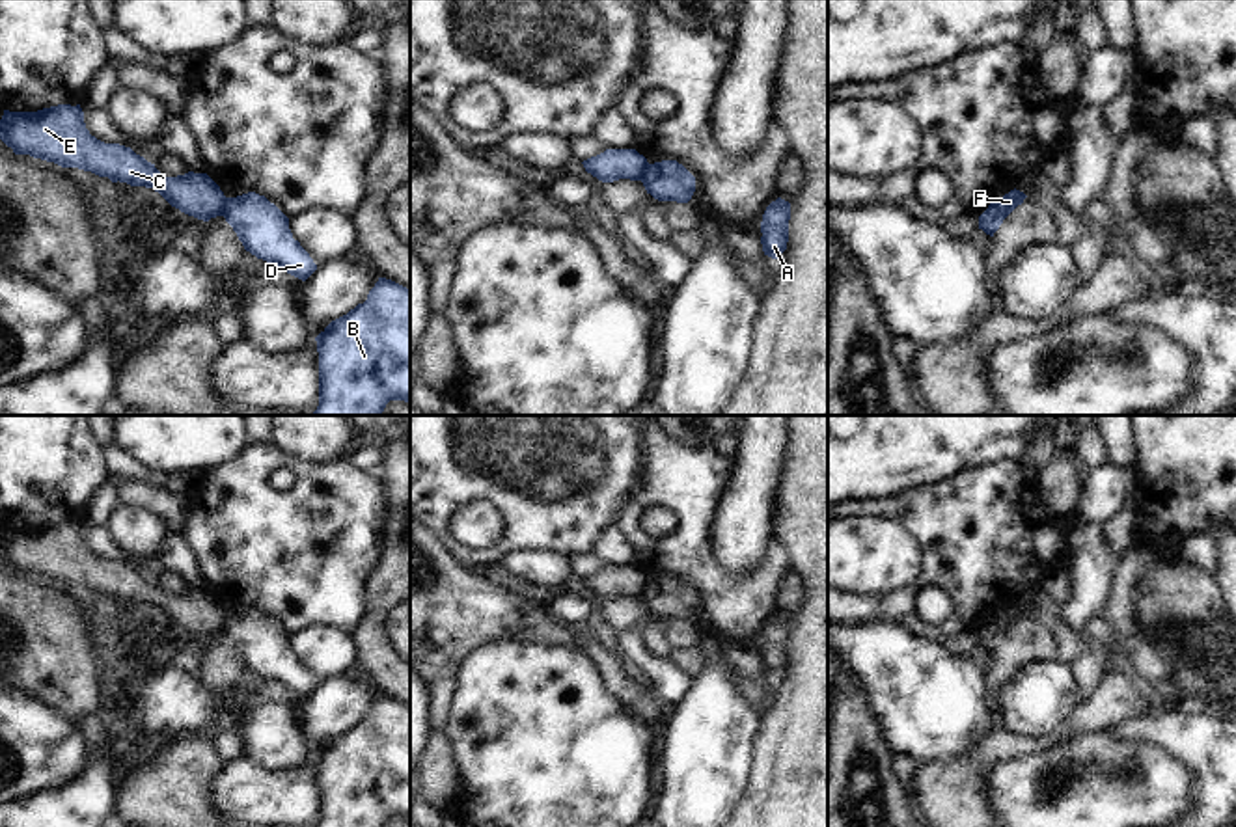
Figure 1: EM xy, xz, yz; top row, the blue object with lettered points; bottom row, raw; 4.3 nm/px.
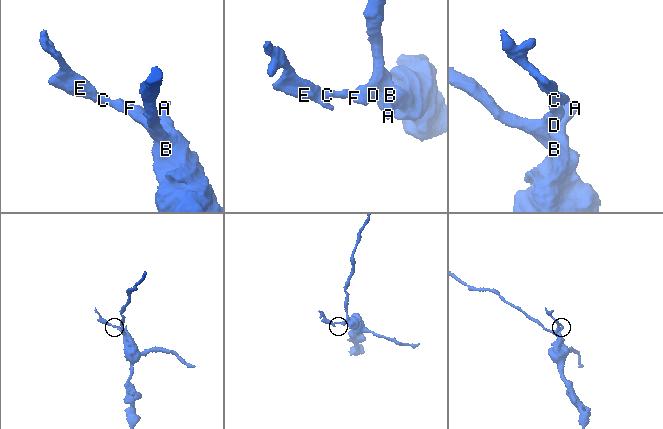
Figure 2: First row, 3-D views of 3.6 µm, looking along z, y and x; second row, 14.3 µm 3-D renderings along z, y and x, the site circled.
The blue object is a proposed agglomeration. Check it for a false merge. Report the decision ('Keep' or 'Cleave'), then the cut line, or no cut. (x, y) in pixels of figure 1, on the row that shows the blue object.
Cleave. Split along xy (228, 198), (220, 215)

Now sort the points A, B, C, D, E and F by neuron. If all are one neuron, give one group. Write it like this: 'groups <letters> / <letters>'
groups A B D F / C E

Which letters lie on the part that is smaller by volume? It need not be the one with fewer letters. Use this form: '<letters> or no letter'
C, E

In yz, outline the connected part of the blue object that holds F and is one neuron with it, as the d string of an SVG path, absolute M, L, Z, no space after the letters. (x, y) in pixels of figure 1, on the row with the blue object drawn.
M1010 190L1003 197L996 199L992 207L988 207L979 216L979 229L982 229L986 235L994 237L994 233L999 229L1003 220L1023 203L1027 196L1020 190Z

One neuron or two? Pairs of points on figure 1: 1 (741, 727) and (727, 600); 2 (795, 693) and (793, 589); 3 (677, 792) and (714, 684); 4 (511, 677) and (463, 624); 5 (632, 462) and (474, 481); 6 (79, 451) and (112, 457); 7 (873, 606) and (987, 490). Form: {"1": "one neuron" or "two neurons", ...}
{"1": "two neurons", "2": "two neurons", "3": "one neuron", "4": "two neurons", "5": "one neuron", "6": "two neurons", "7": "one neuron"}

